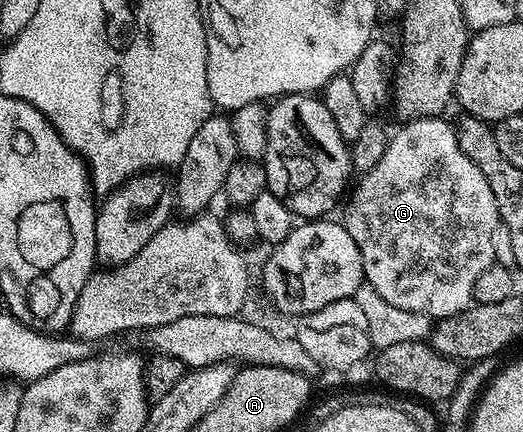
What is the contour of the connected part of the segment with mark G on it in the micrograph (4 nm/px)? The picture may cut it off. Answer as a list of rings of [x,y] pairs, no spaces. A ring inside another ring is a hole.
[[[430,116],[420,120],[406,121],[387,141],[385,154],[381,154],[381,162],[373,166],[373,170],[362,173],[358,177],[359,185],[355,188],[355,193],[351,196],[351,201],[347,204],[347,209],[343,212],[341,223],[347,229],[349,238],[357,242],[357,250],[361,254],[363,263],[363,279],[371,284],[373,290],[377,292],[386,302],[398,309],[415,311],[417,314],[427,315],[435,320],[444,320],[453,314],[463,312],[471,307],[475,298],[475,287],[477,278],[485,274],[485,270],[491,264],[495,263],[492,249],[492,231],[493,226],[500,222],[497,202],[493,198],[493,190],[489,190],[489,182],[485,182],[485,174],[469,162],[469,154],[461,150],[459,145],[459,133],[454,123],[450,124],[447,118]]]

